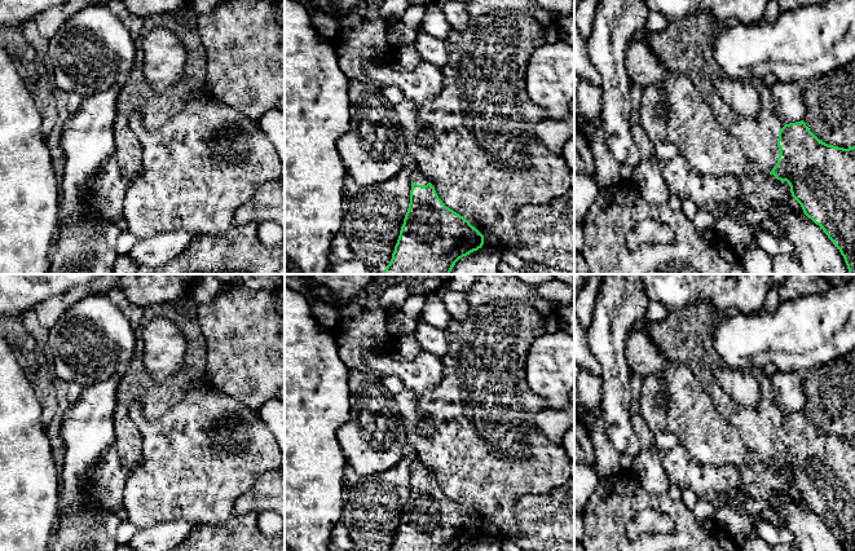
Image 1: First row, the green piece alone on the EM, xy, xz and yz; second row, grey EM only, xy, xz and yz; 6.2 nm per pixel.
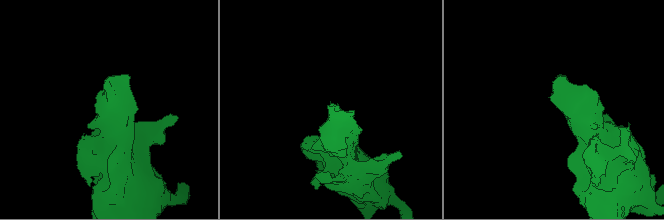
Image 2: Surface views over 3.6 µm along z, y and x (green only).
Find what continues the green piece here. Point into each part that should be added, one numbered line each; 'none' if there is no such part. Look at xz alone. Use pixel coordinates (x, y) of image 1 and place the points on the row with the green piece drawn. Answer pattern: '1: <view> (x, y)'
1: xz (417, 176)

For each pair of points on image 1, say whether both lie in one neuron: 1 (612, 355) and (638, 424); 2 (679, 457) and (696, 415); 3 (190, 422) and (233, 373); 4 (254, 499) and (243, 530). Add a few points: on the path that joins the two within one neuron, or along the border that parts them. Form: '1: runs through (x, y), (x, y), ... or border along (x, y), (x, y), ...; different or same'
1: border along (630, 374), (630, 423), (635, 432); different
2: border along (679, 442), (692, 459), (701, 464), (709, 464); different
3: border along (207, 382), (245, 404); different
4: border along (258, 512), (232, 515); different

